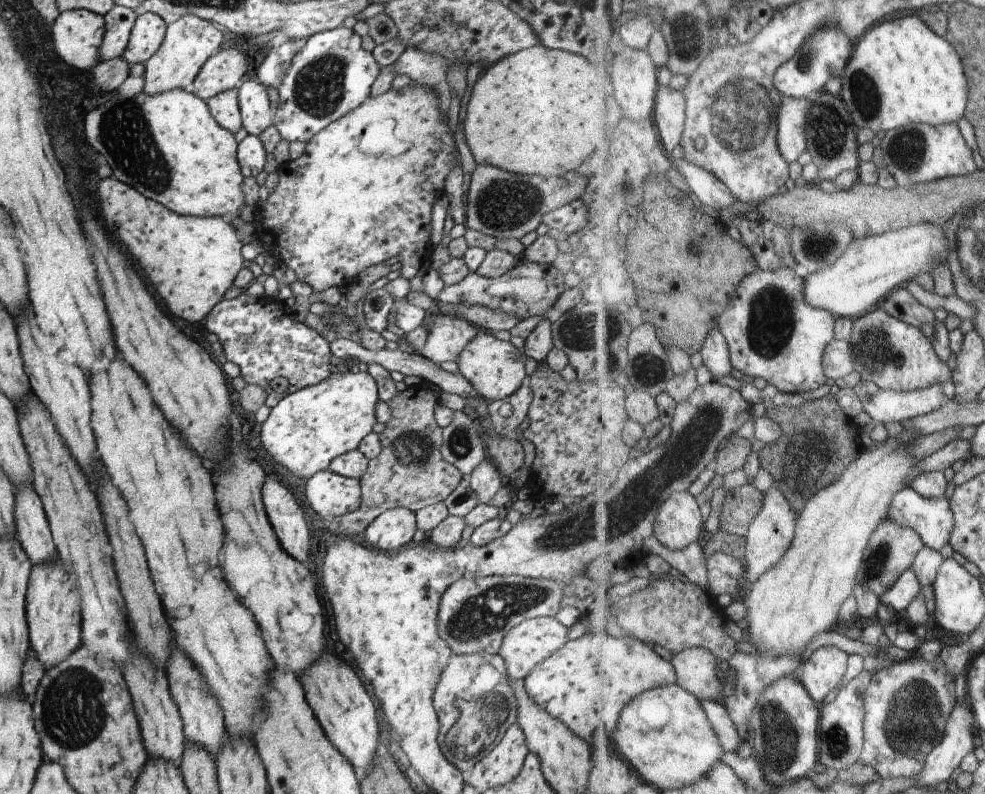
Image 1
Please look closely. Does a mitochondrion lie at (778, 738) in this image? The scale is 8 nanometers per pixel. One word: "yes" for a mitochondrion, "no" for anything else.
yes

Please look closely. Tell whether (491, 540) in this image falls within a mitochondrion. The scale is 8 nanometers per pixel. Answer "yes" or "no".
no

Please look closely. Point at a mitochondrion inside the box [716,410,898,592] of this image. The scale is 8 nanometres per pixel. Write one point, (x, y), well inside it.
(806, 461)

